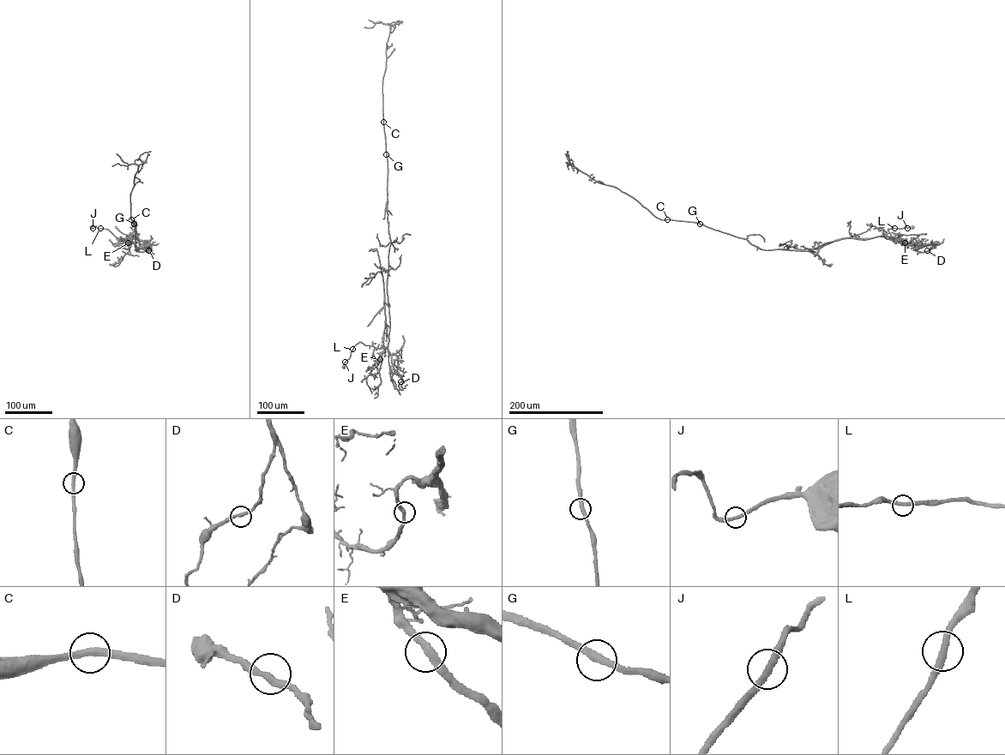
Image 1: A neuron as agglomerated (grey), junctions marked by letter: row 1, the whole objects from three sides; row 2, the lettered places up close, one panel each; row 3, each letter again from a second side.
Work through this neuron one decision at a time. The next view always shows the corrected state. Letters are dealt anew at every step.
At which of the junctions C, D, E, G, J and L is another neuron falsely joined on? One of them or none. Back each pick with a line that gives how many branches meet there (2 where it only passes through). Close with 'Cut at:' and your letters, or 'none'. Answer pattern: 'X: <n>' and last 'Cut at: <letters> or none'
Cut at: none

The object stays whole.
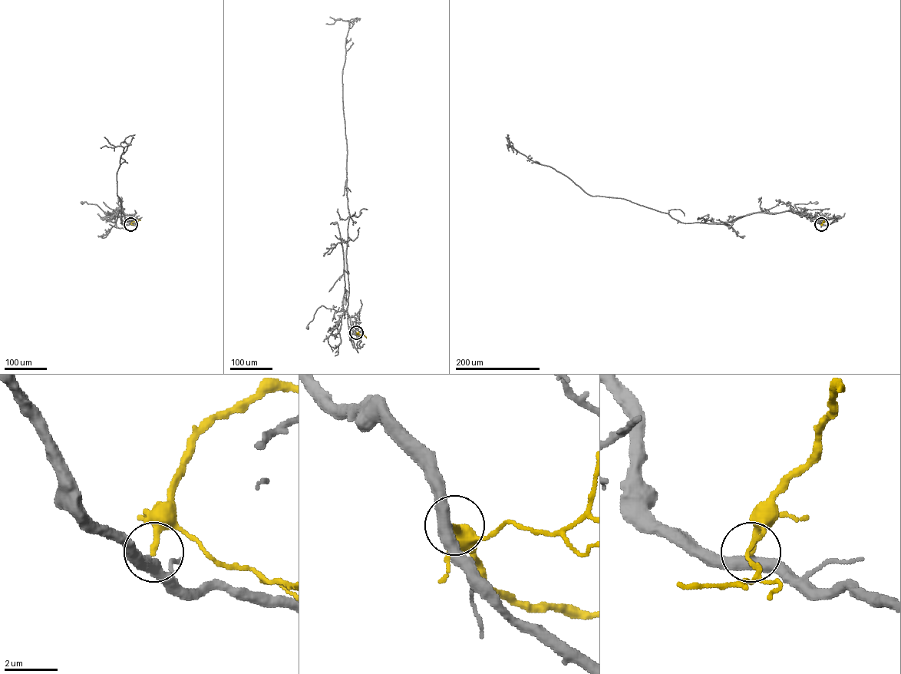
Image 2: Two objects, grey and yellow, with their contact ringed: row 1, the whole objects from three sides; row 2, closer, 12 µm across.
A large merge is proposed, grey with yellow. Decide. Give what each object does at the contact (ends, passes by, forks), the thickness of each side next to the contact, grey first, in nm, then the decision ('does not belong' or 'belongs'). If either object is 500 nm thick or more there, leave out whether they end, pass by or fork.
grey passes by | yellow ends | 440/200 nm | belongs

